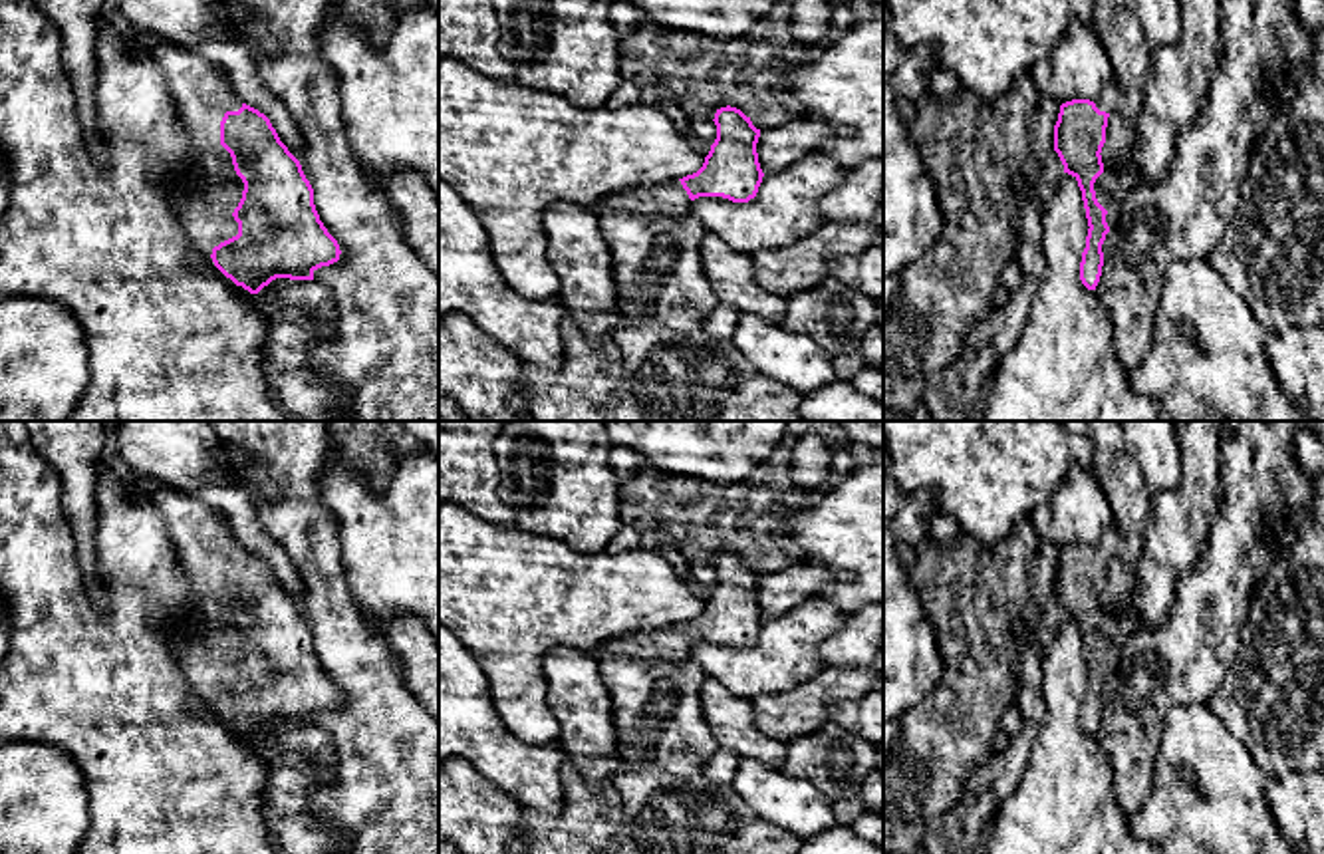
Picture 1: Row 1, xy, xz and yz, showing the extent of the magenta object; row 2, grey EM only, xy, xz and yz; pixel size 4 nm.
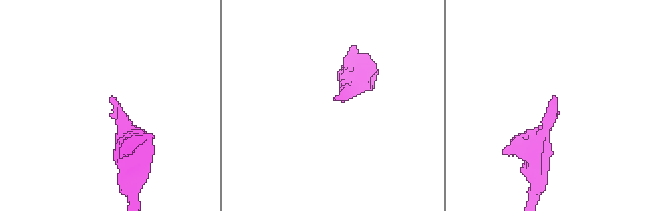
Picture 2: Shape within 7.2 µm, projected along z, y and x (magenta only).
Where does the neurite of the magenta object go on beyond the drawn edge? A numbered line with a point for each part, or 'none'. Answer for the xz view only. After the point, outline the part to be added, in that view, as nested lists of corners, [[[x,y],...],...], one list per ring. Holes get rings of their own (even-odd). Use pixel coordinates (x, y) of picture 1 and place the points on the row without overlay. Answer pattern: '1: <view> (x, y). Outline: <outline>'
1: xz (669, 644). Outline: [[[671,624],[653,632],[617,636],[596,651],[647,661],[679,663],[691,657],[691,647],[693,645],[681,626]]]

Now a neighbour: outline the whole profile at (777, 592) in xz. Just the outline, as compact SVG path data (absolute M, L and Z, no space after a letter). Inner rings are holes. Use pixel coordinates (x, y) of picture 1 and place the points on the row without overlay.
M796 562L784 570L760 574L756 588L760 614L764 620L784 616L788 610L820 596L826 586L846 580L850 576L816 562Z

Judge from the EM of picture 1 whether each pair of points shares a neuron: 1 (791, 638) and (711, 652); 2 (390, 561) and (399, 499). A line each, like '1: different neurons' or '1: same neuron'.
1: same neuron
2: same neuron

